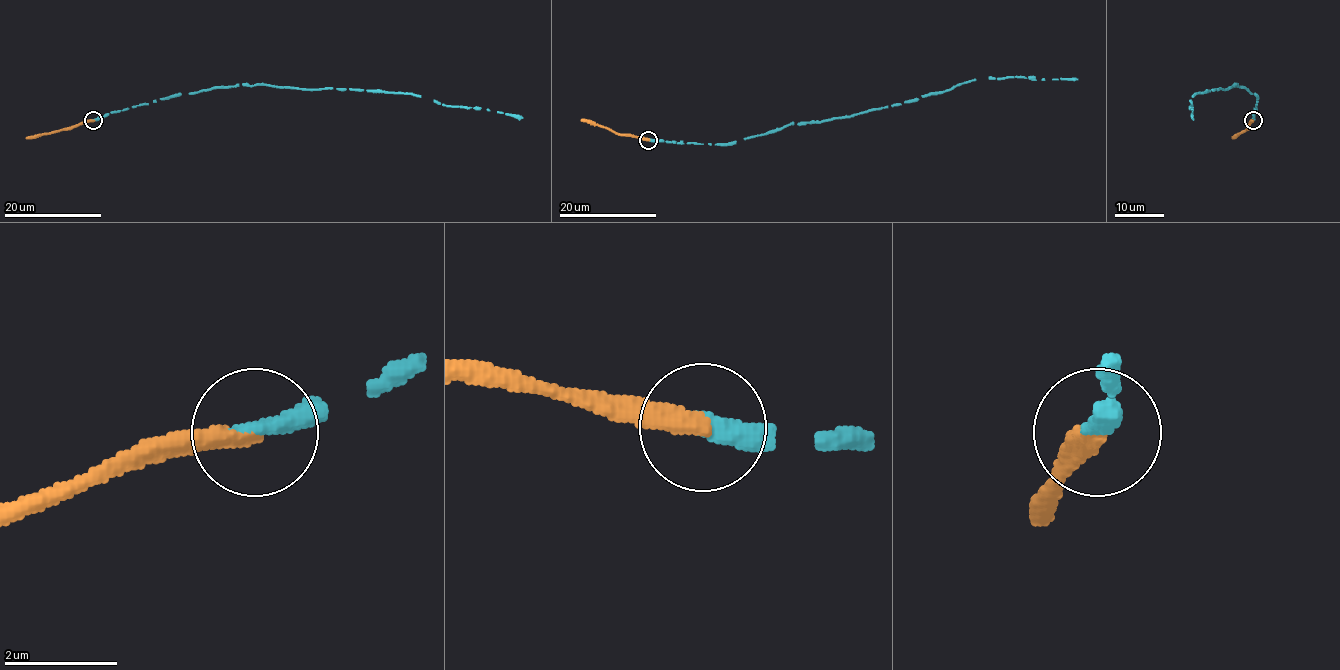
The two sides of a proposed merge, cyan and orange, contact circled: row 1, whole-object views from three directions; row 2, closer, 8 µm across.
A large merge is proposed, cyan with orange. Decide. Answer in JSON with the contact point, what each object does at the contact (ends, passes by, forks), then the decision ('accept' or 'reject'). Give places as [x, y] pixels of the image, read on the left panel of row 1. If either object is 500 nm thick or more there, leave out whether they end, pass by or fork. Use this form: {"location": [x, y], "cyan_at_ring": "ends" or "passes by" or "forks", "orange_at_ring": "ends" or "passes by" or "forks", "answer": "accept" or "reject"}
{"location": [93, 120], "cyan_at_ring": "ends", "orange_at_ring": "ends", "answer": "accept"}

